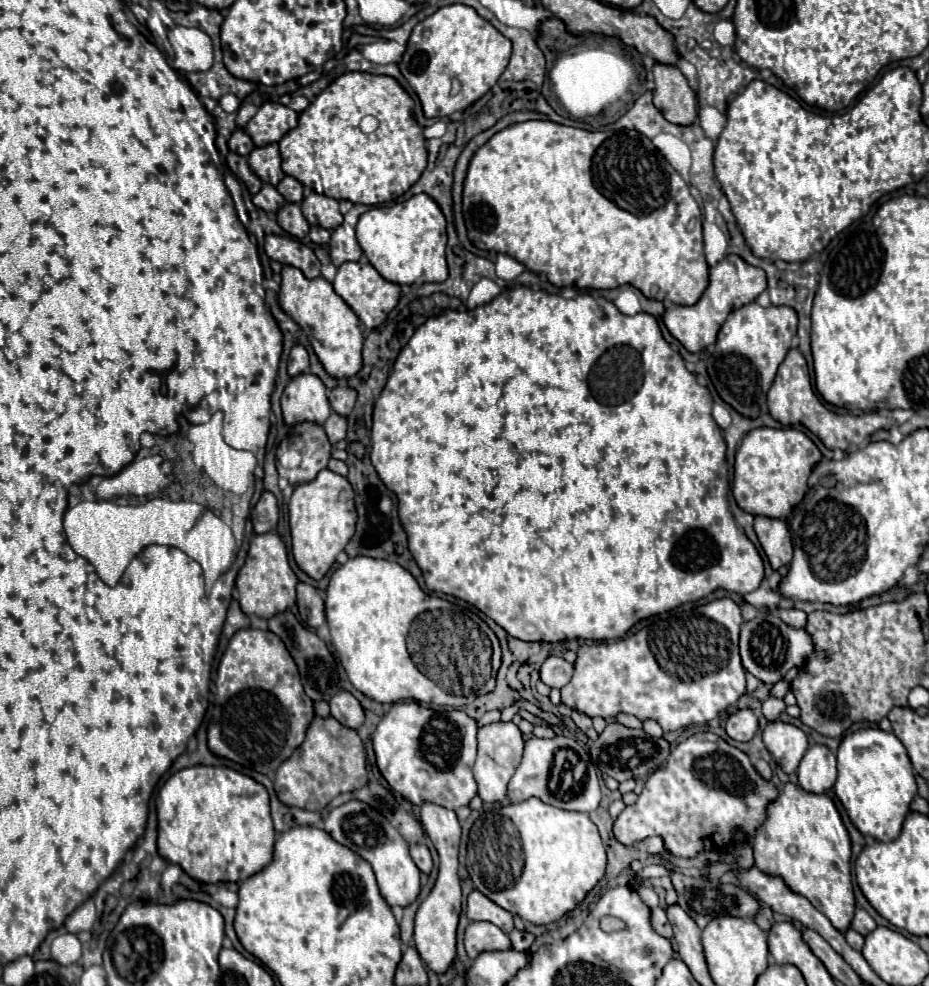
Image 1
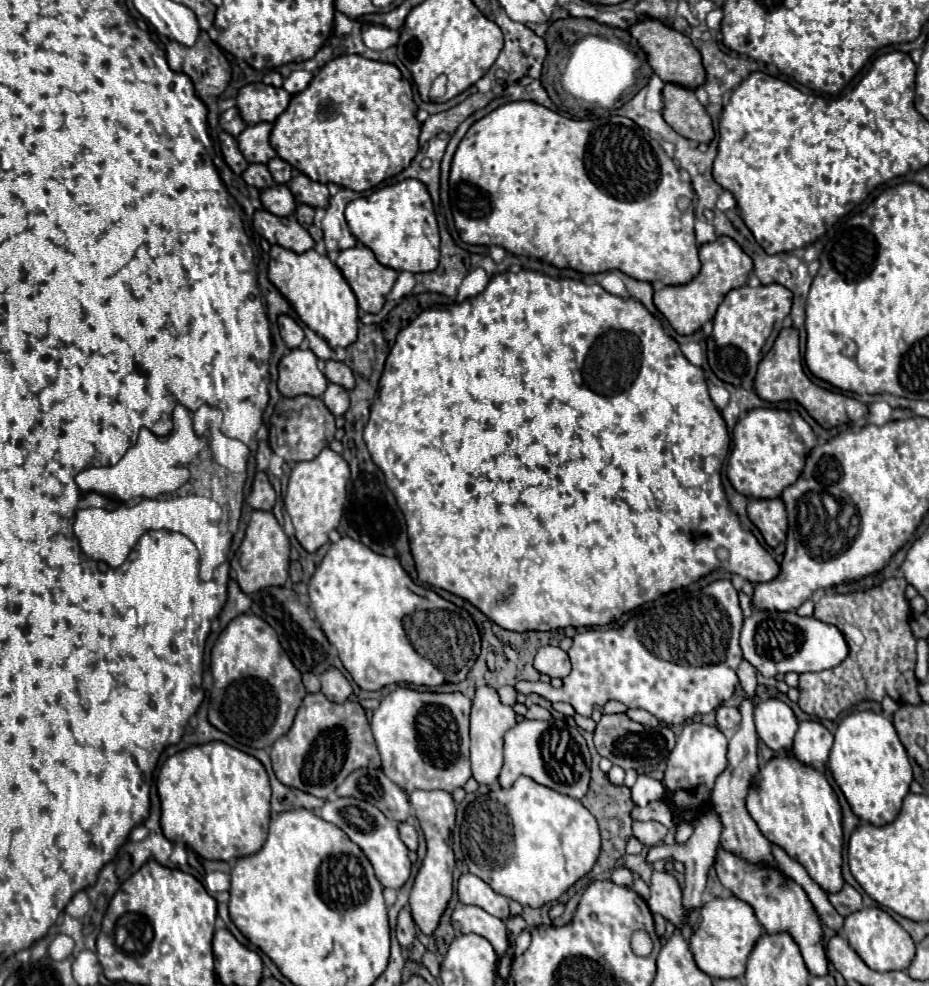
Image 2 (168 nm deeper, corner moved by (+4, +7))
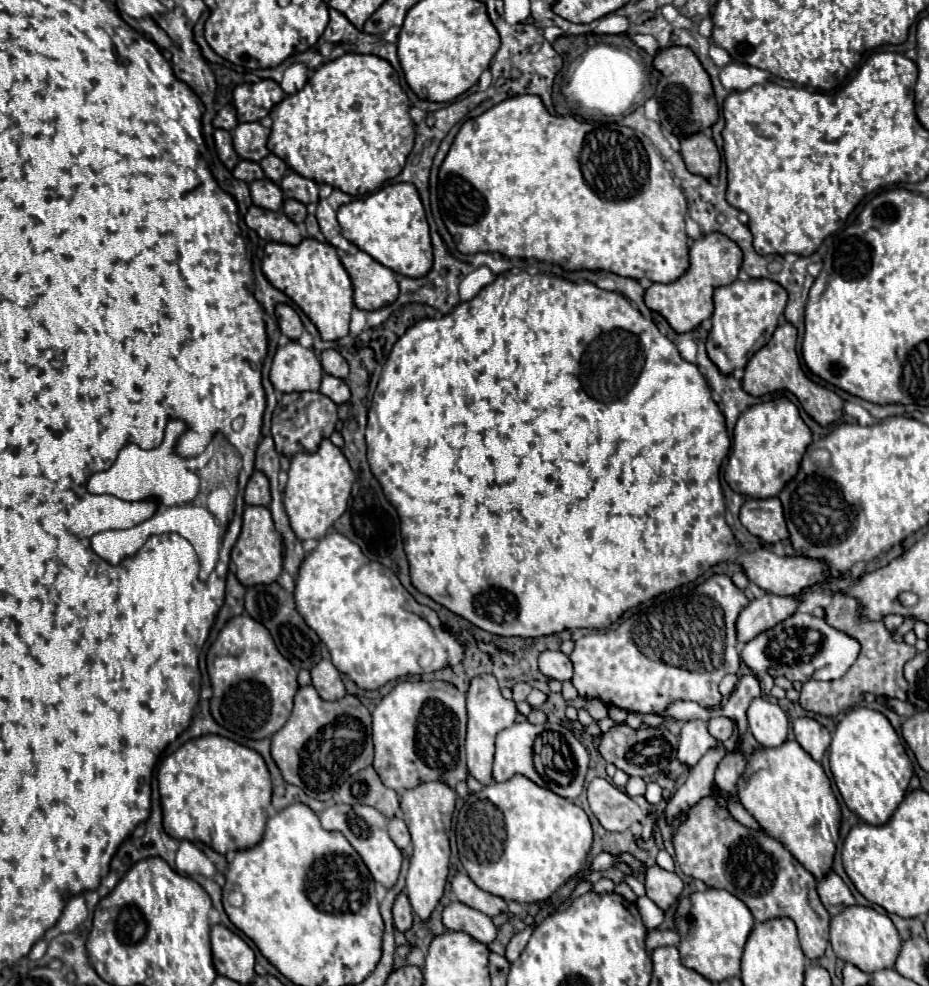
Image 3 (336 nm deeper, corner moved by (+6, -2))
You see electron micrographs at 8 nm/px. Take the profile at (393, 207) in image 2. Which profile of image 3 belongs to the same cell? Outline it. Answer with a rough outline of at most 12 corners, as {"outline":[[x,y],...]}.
{"outline":[[412,183],[342,205],[350,243],[398,275],[432,269]]}

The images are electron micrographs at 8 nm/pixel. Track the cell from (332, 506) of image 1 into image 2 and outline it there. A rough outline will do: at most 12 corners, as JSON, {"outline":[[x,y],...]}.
{"outline":[[324,448],[292,468],[284,506],[316,552],[346,504],[348,462]]}

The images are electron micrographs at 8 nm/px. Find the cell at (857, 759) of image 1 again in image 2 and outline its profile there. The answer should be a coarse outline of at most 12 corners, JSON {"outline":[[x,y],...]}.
{"outline":[[872,710],[840,720],[830,770],[854,814],[898,816],[912,782],[896,728]]}

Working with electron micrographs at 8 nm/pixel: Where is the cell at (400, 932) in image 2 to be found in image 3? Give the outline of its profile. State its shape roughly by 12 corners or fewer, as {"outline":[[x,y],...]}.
{"outline":[[404,893],[394,903],[394,927],[412,927],[412,907]]}

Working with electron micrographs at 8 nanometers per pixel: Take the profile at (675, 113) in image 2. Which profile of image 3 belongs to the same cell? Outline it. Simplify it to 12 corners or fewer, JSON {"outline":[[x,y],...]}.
{"outline":[[704,131],[680,139],[692,173],[714,177],[720,153]]}

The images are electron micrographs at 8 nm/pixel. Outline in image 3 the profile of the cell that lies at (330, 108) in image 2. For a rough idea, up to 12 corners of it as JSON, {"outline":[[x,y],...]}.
{"outline":[[346,53],[270,111],[268,149],[352,197],[414,147],[388,61]]}

